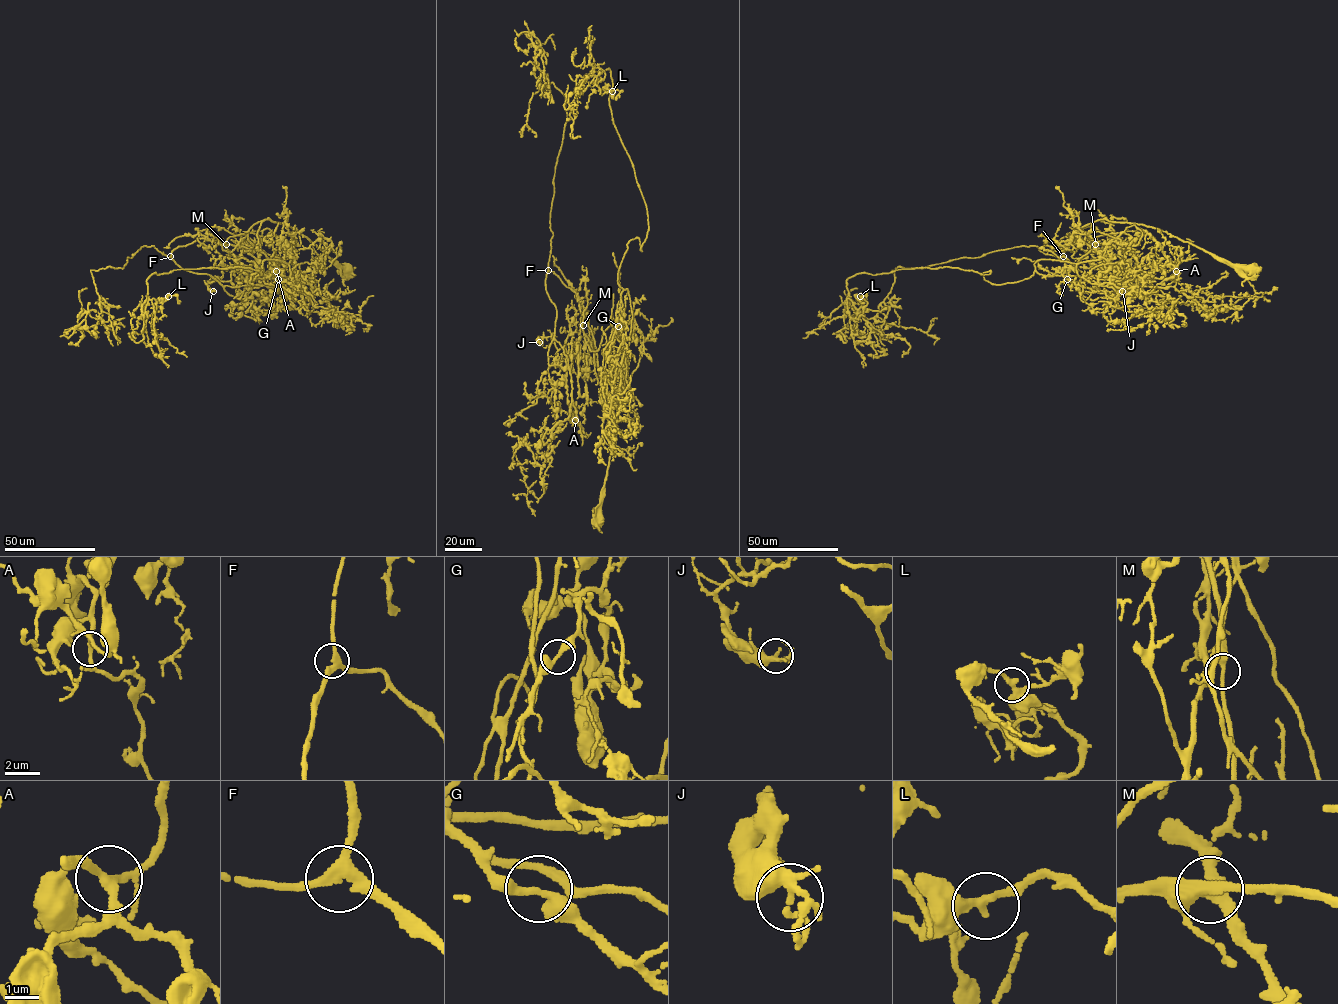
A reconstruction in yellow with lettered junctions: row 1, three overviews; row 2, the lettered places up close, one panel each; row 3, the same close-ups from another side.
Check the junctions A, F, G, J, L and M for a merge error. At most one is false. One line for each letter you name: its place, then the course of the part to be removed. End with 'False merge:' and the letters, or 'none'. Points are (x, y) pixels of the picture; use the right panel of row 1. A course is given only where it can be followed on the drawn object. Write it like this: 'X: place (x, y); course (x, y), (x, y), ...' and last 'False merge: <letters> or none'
False merge: none

